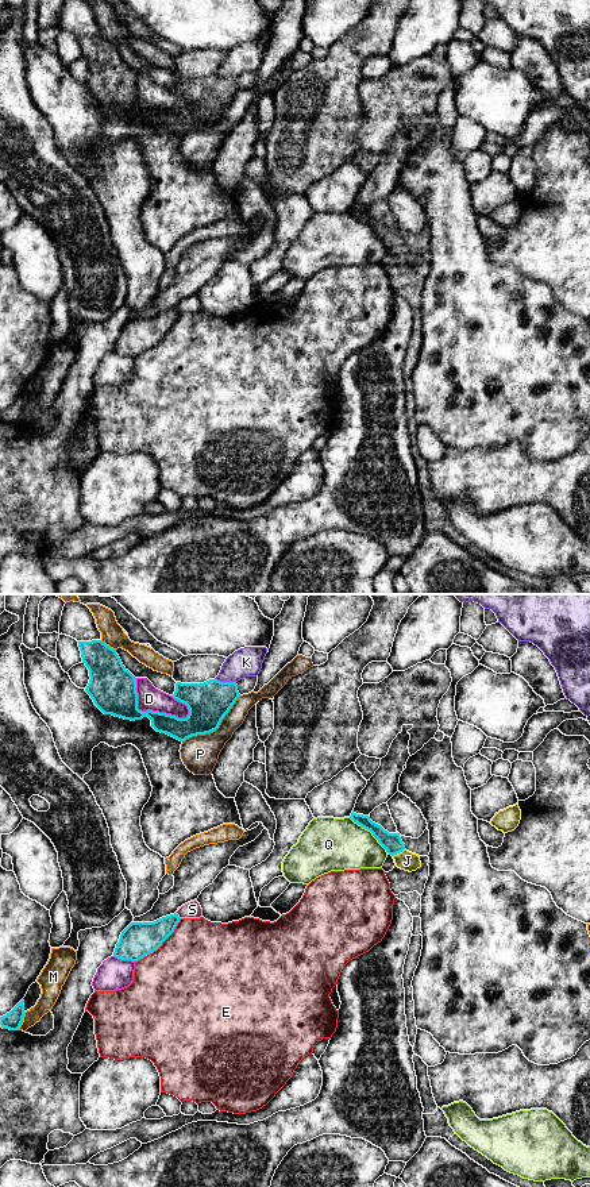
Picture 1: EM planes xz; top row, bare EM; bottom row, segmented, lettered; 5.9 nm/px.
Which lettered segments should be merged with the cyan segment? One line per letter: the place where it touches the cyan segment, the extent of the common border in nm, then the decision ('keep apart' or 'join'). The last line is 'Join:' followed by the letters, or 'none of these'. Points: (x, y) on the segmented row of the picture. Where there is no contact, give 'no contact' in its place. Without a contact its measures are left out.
D: contact xz (149, 710); length 400 nm; keep apart
E: contact xz (161, 944); length 380 nm; keep apart
J: contact xz (398, 852); length 90 nm; join
K: contact xz (226, 682); length 130 nm; keep apart
M: contact xz (22, 1021); length 120 nm; keep apart
P: contact xz (215, 729); length 440 nm; keep apart
Q: contact xz (370, 831); length 320 nm; keep apart
S: contact xz (177, 916); length 50 nm; keep apart
Join: J

